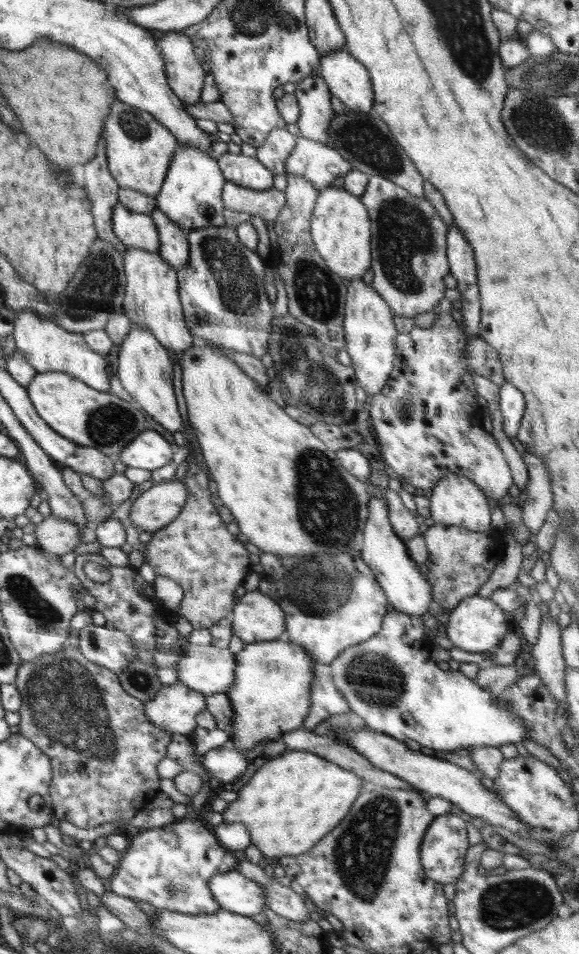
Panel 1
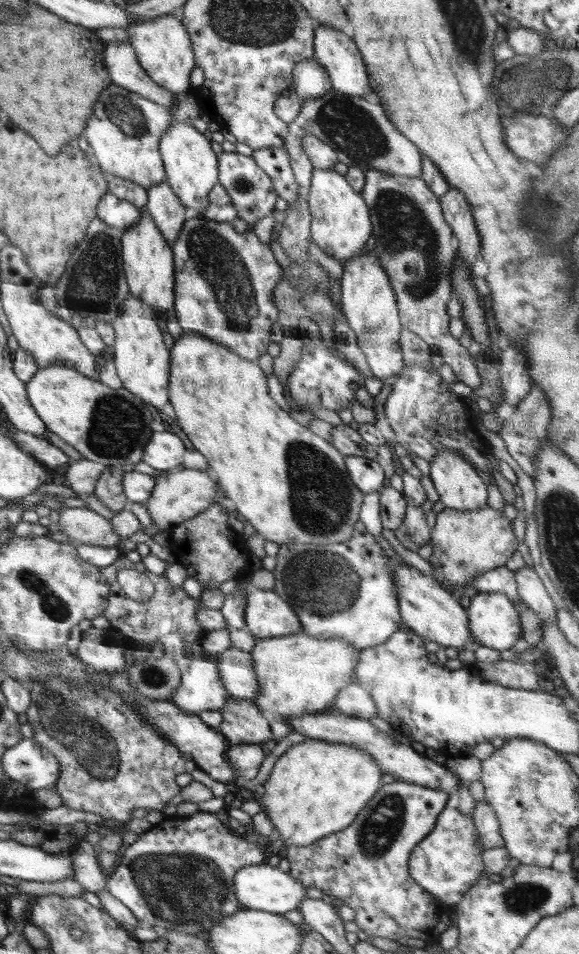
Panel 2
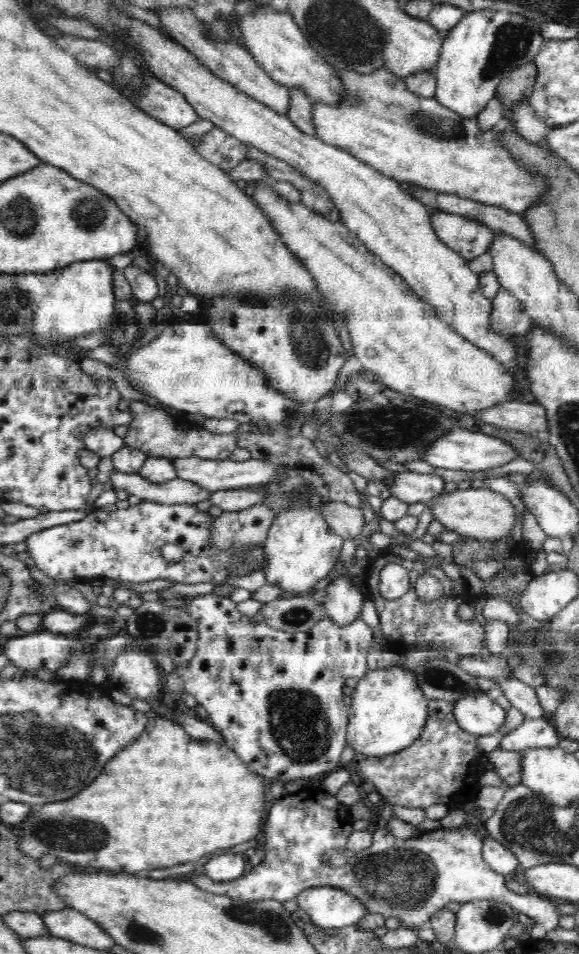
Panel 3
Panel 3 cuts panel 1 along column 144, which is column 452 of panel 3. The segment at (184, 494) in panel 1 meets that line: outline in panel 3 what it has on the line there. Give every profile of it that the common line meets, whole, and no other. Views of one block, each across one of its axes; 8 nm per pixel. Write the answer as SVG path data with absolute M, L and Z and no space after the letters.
M486 486L470 487L469 489L458 488L449 493L444 491L424 503L430 504L432 518L443 524L445 530L458 532L460 535L478 540L500 542L500 538L504 538L512 532L512 526L516 522L514 506L502 494L492 491Z

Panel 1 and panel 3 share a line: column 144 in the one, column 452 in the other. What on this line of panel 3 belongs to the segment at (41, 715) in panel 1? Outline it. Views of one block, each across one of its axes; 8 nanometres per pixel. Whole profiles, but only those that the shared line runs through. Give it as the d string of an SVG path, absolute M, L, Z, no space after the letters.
M431 700L426 724L415 740L408 746L402 748L400 752L392 752L386 757L367 757L360 762L360 771L364 781L374 784L378 794L381 794L387 804L392 806L406 806L406 808L428 808L432 804L448 804L452 806L450 810L459 809L460 804L475 800L480 785L479 779L482 777L479 771L480 746L477 744L478 736L470 734L460 728L453 715L454 703L444 700Z

